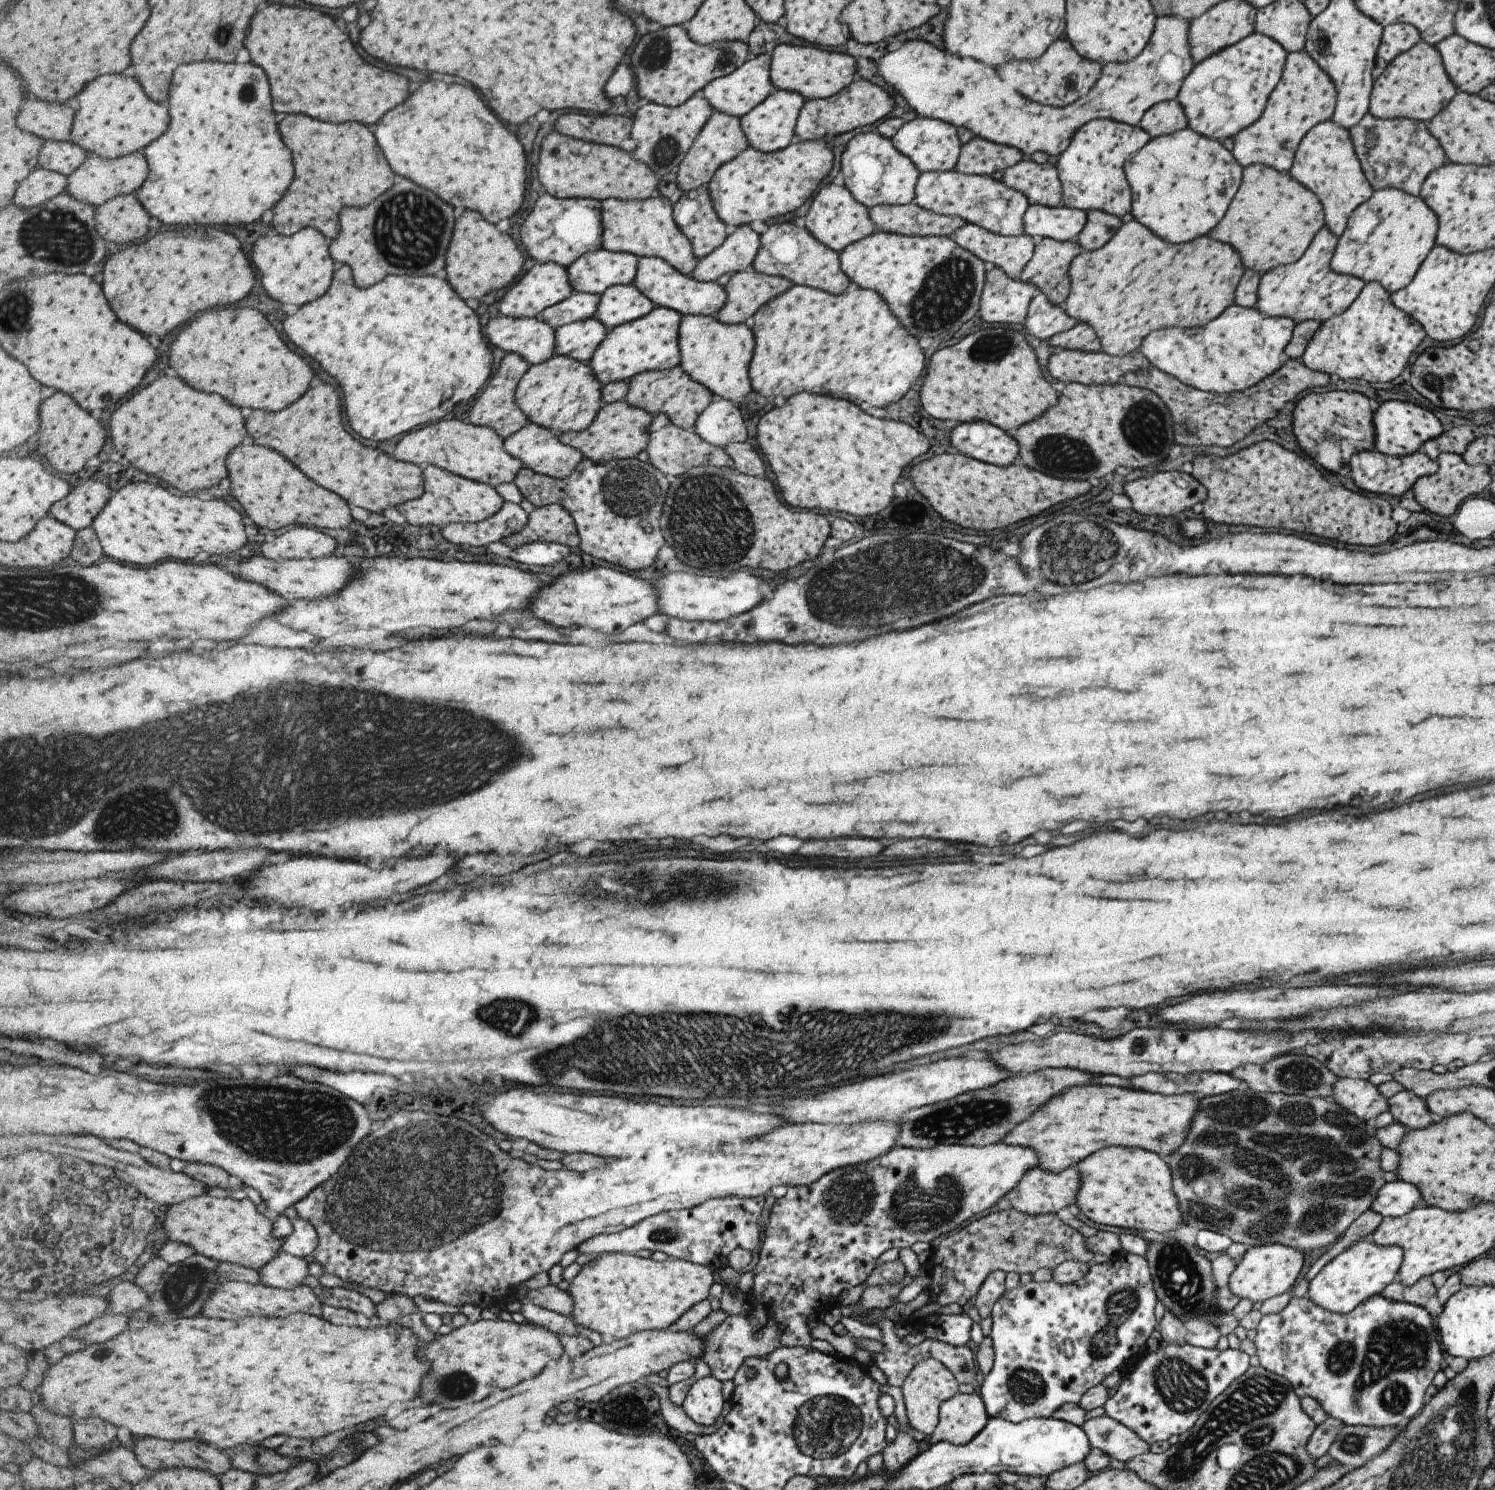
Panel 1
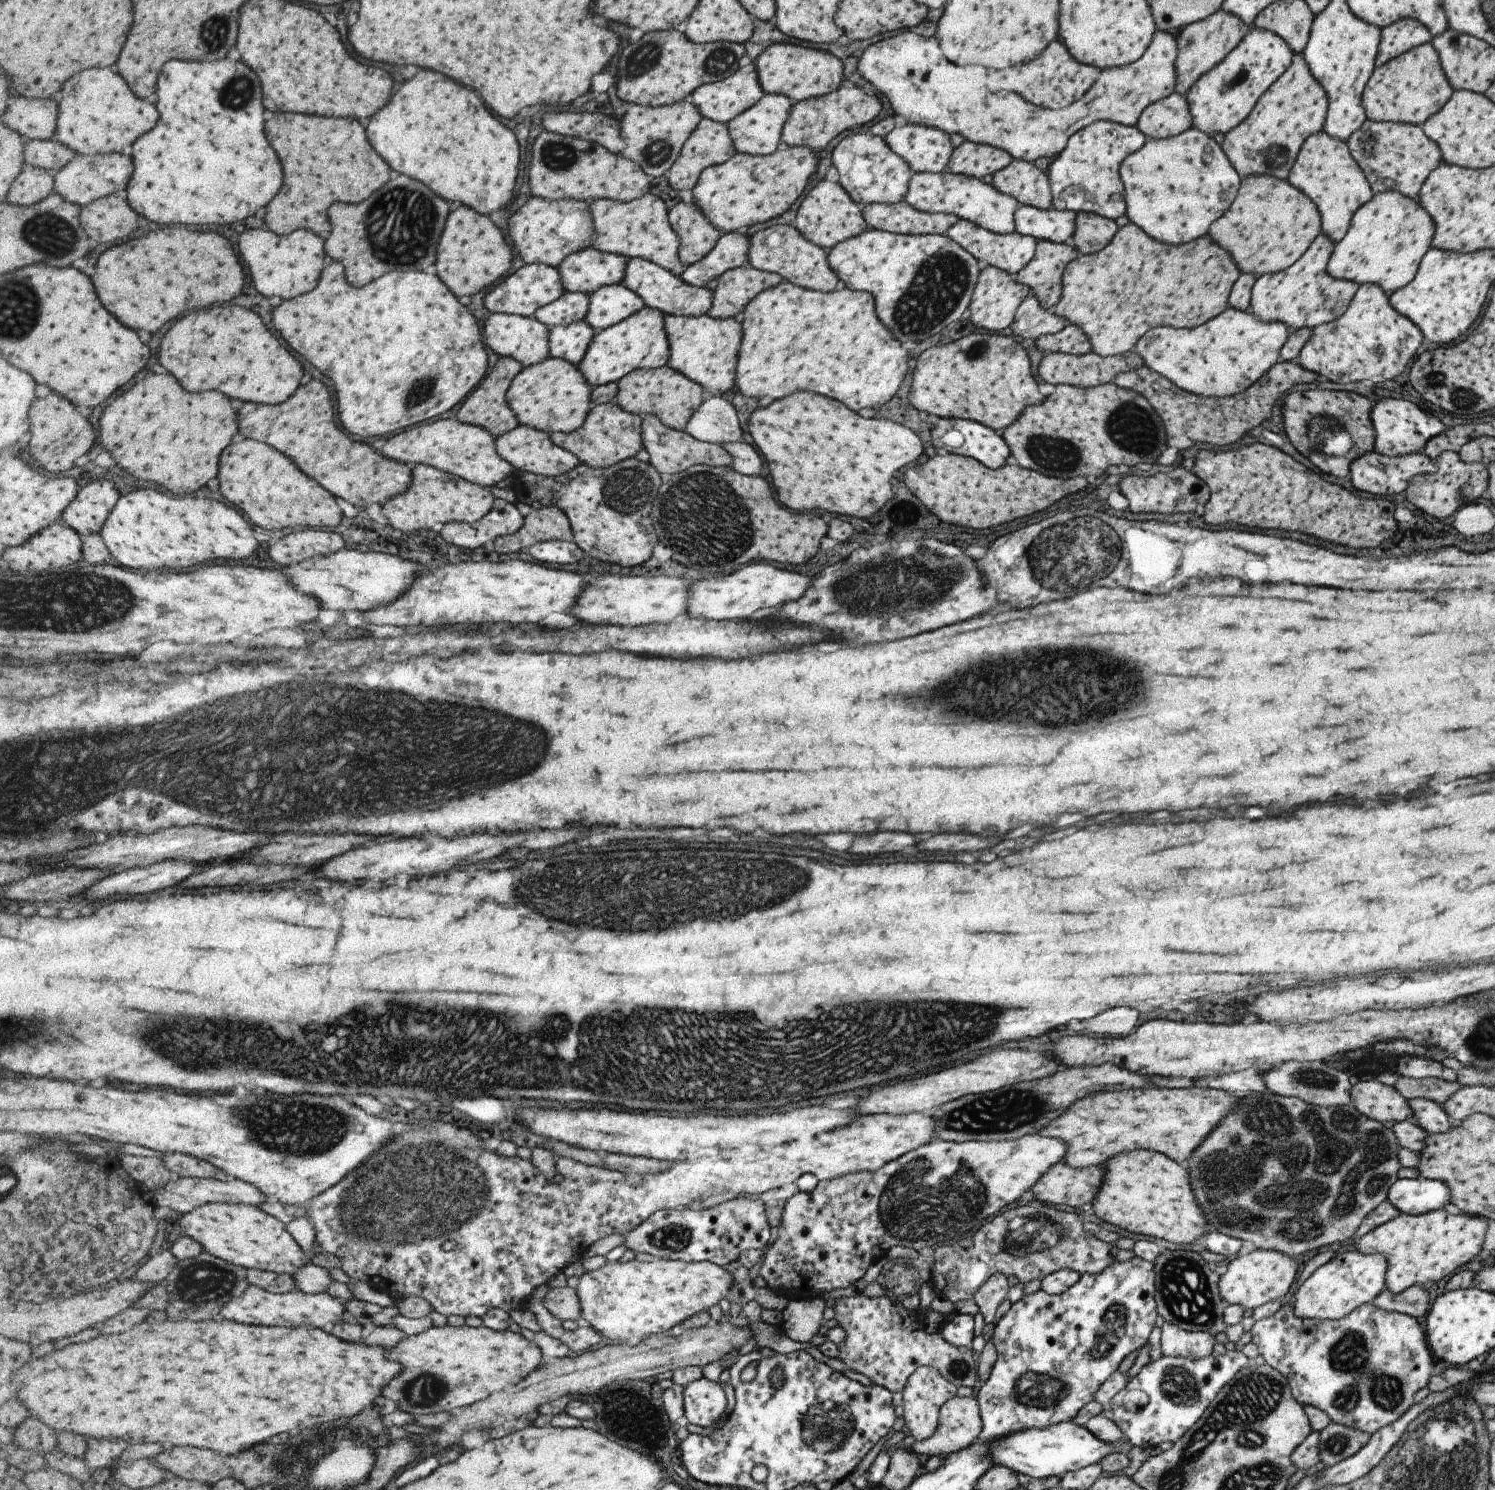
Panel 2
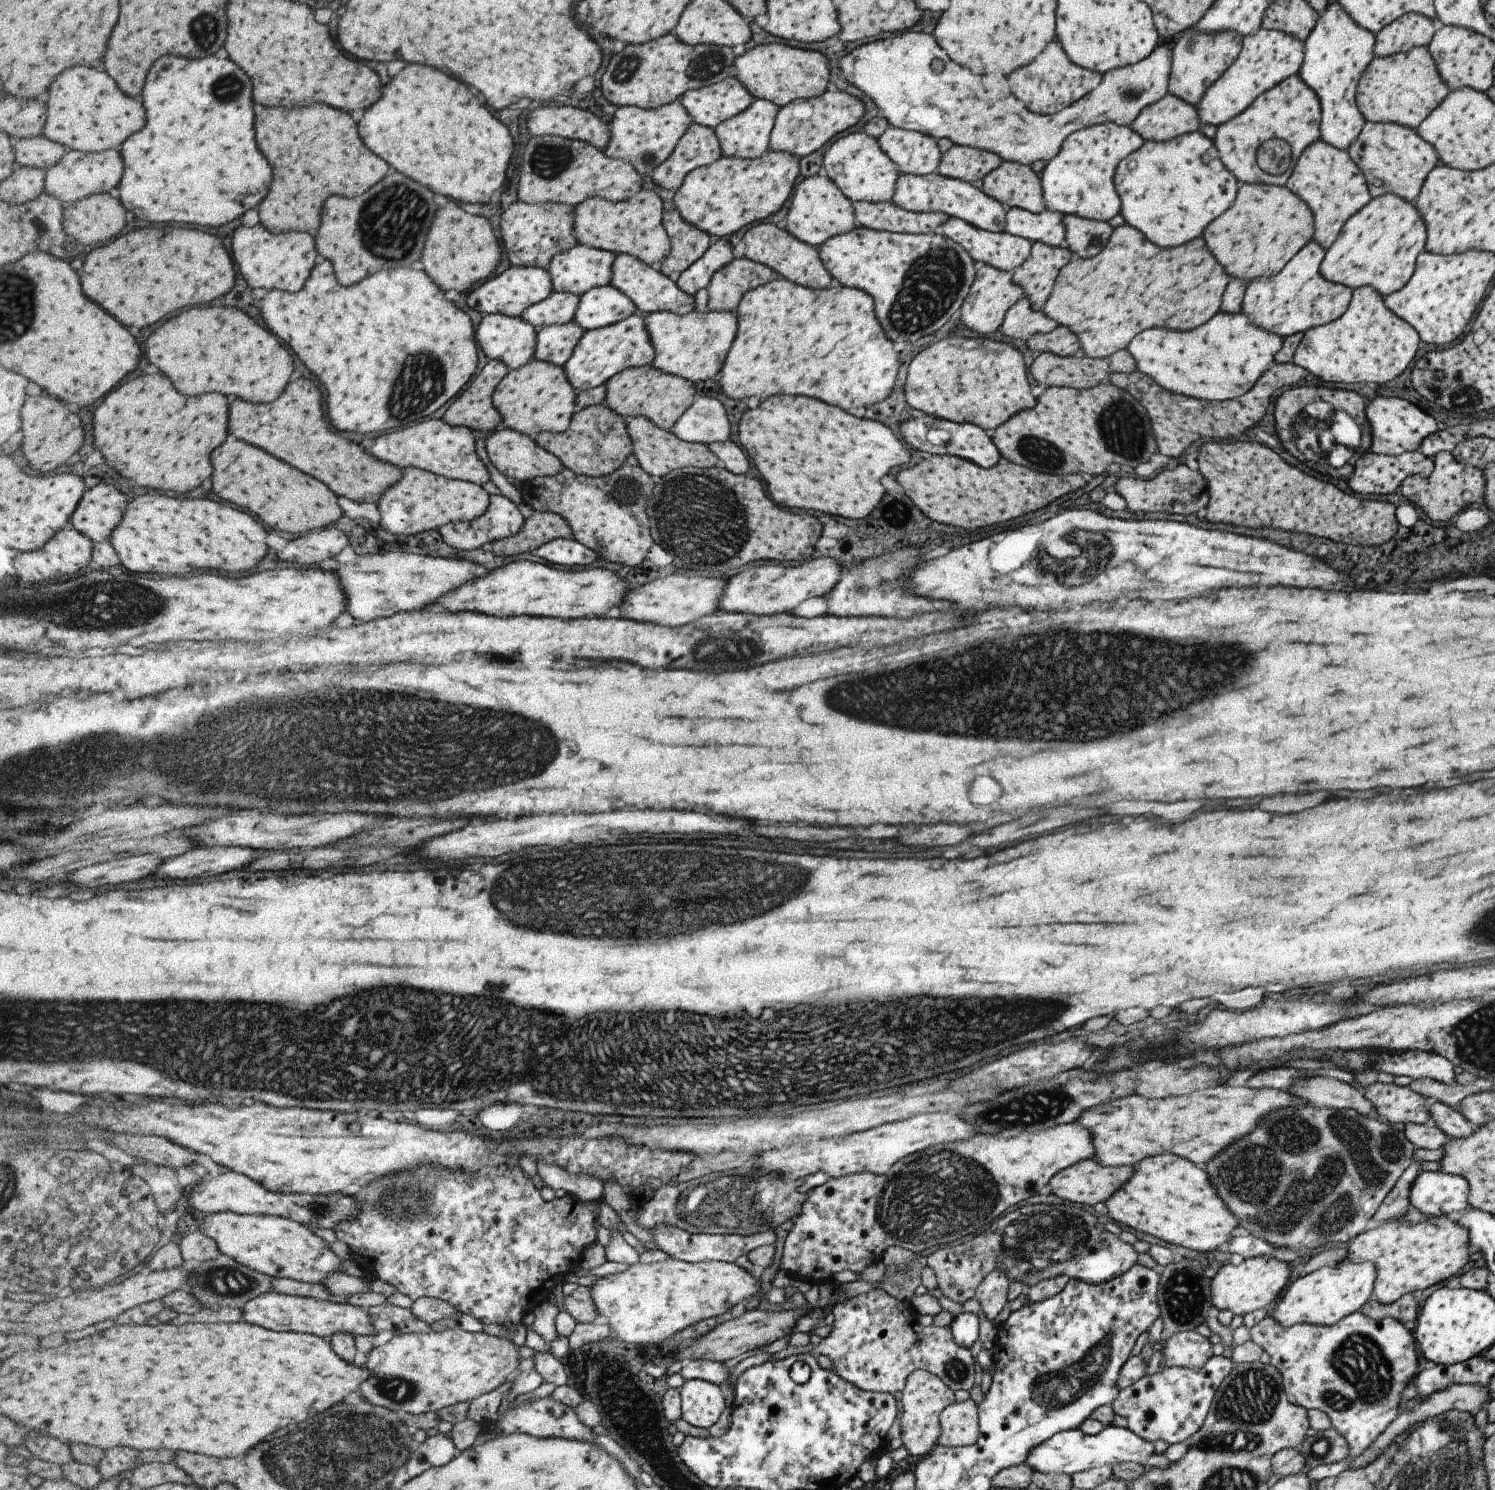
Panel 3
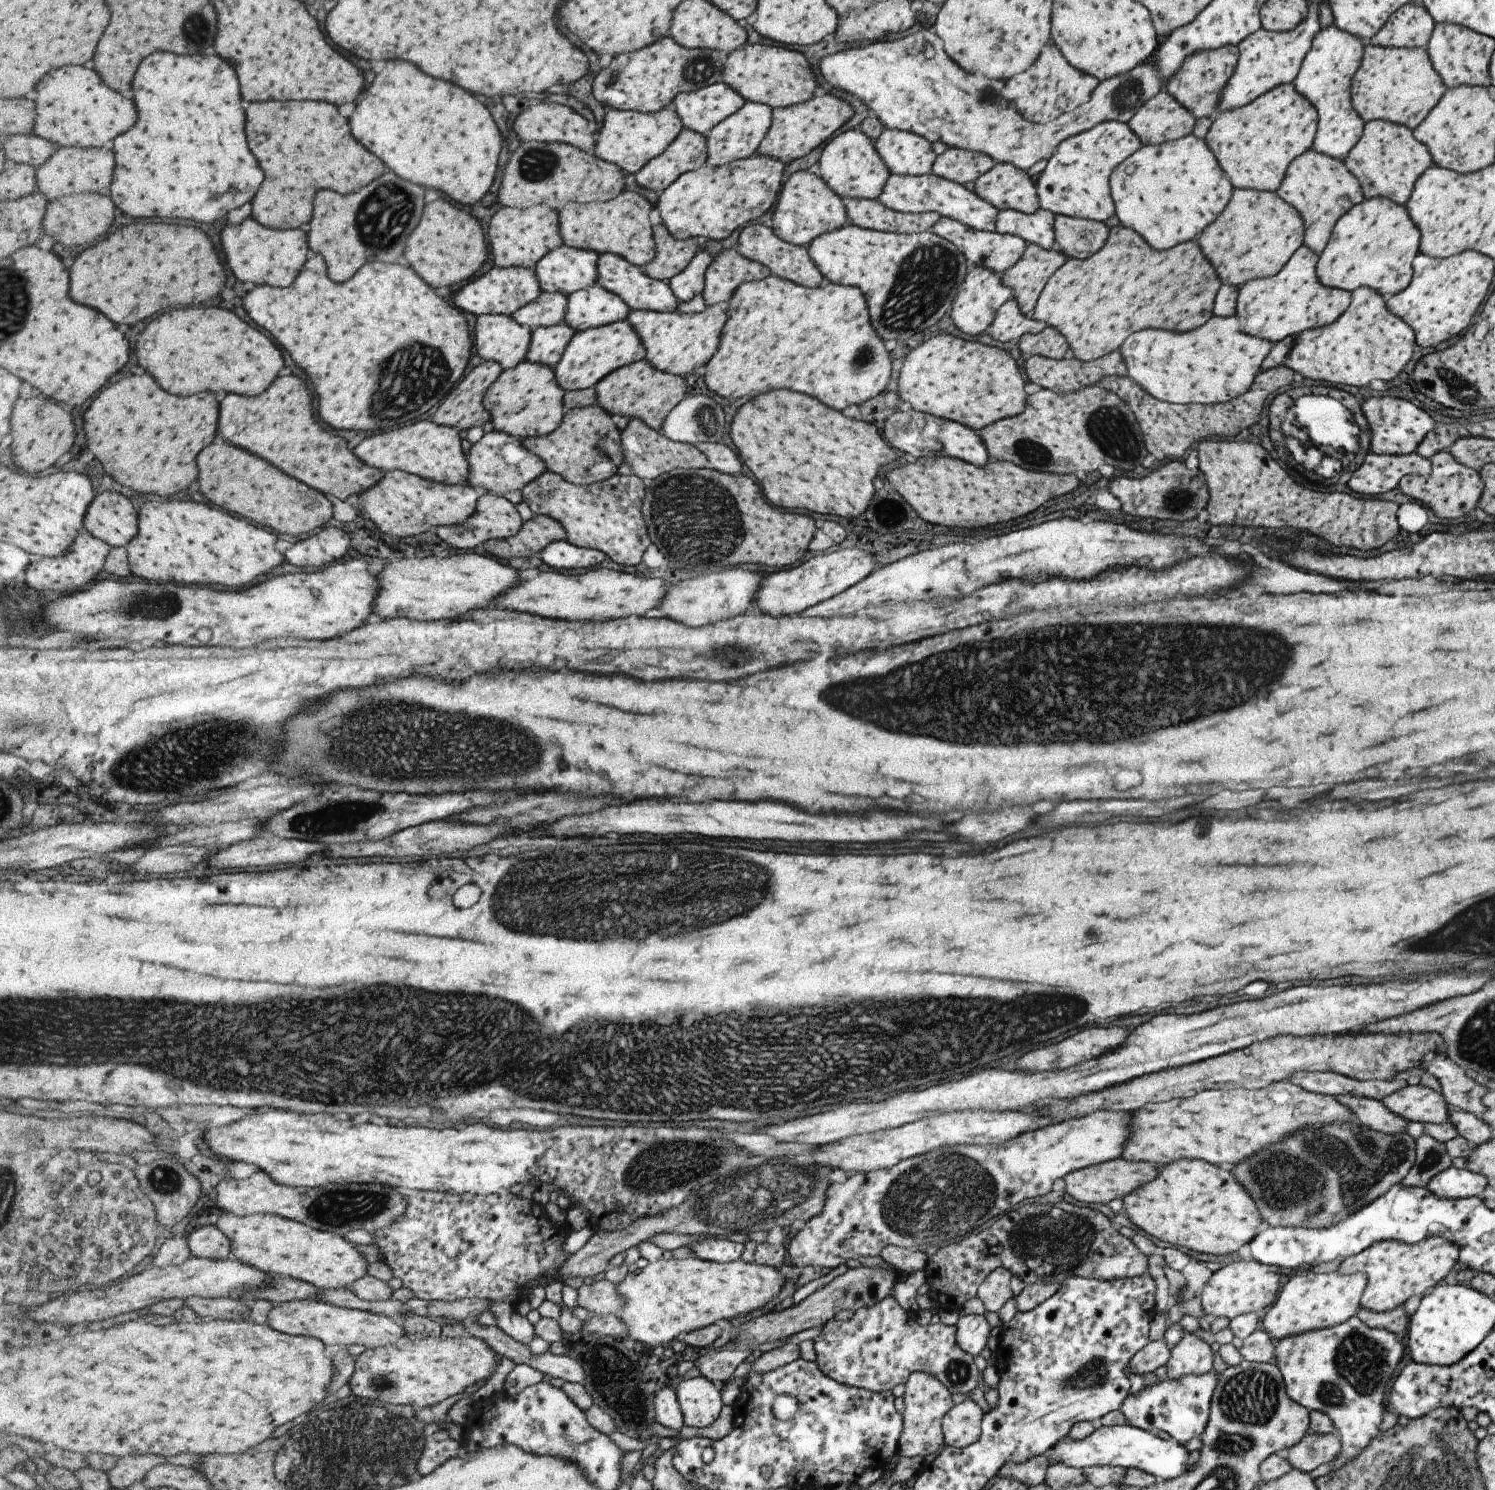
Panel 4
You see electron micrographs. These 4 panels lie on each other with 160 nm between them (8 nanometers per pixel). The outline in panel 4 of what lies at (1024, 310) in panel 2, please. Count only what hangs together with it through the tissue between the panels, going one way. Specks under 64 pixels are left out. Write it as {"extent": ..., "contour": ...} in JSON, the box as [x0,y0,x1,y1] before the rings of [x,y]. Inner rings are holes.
{"extent":[985,298,1047,342],"contour":[[[1011,298],[1003,303],[995,313],[995,318],[985,332],[999,342],[1017,340],[1026,334],[1037,334],[1047,325],[1029,315],[1024,315],[1019,309],[1016,300]]]}

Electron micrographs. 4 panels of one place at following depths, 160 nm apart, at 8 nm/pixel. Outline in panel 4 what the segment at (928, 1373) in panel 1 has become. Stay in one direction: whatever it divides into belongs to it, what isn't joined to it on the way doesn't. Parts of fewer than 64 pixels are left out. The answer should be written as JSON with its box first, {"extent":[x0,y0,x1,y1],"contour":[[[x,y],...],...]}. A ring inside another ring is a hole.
{"extent":[896,1372,953,1457],"contour":[[[912,1372],[905,1381],[903,1398],[902,1427],[900,1428],[896,1454],[899,1457],[923,1457],[935,1454],[941,1445],[941,1417],[953,1406],[951,1393],[935,1377],[927,1373]]]}

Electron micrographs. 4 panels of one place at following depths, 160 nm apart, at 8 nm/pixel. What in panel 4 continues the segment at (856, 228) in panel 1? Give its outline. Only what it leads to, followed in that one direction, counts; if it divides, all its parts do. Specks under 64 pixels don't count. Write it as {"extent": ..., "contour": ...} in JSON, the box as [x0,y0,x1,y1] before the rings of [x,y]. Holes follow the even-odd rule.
{"extent":[771,171,849,247],"contour":[[[795,171],[789,175],[779,195],[779,204],[775,204],[772,220],[771,228],[779,238],[804,247],[819,235],[841,228],[849,222],[844,200],[829,189],[821,177],[807,171]]]}

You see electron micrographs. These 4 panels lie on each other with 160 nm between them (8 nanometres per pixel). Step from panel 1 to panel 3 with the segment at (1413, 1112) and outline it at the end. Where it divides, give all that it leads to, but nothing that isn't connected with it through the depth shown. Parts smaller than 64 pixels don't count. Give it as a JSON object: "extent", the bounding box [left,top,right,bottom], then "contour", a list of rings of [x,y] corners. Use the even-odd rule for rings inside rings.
{"extent":[1428,1101,1474,1139],"contour":[[[1434,1101],[1428,1106],[1429,1122],[1437,1127],[1445,1136],[1458,1139],[1470,1135],[1474,1128],[1457,1110],[1446,1104]]]}

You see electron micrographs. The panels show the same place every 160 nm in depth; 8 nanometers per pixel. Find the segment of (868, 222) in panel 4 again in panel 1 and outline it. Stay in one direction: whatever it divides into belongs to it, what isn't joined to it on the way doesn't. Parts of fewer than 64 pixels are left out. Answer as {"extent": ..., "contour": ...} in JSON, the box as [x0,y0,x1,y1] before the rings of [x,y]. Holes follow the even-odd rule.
{"extent":[868,203,964,237],"contour":[[[914,203],[904,206],[877,205],[868,209],[868,216],[875,230],[905,236],[951,237],[964,224],[958,217],[937,215]]]}

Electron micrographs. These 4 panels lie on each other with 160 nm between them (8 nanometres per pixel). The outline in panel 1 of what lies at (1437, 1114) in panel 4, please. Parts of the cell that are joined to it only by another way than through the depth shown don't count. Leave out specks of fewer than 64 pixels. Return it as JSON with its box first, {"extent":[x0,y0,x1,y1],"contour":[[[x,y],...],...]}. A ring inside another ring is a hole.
{"extent":[1329,1077,1389,1123],"contour":[[[1343,1077],[1335,1080],[1331,1088],[1333,1098],[1329,1100],[1339,1104],[1359,1120],[1371,1123],[1378,1114],[1389,1110],[1387,1098],[1381,1096],[1376,1086],[1367,1080]]]}

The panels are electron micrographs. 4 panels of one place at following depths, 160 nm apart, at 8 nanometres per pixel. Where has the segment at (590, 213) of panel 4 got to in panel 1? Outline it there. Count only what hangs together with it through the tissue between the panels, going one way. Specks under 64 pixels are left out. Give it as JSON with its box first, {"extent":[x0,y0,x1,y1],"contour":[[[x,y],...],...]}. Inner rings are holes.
{"extent":[603,194,700,275],"contour":[[[654,194],[646,200],[619,200],[608,199],[603,201],[603,223],[604,223],[604,249],[611,251],[631,253],[641,257],[660,257],[667,260],[673,268],[678,269],[684,275],[692,275],[699,265],[700,259],[695,256],[691,240],[679,229],[674,220],[674,205],[669,198]]]}

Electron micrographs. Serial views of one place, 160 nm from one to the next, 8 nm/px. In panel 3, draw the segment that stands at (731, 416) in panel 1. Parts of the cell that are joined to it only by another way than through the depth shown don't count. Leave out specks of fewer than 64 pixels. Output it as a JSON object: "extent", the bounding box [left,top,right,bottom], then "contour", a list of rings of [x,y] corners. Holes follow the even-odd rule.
{"extent":[673,395,731,443],"contour":[[[713,395],[696,397],[691,408],[678,420],[673,432],[690,443],[726,443],[731,422],[725,406]]]}

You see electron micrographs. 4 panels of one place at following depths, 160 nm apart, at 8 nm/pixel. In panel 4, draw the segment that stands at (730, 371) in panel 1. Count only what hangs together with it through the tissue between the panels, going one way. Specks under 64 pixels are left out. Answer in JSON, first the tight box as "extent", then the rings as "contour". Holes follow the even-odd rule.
{"extent":[629,305,727,376],"contour":[[[725,305],[707,306],[700,313],[659,312],[632,310],[629,319],[636,328],[647,349],[647,360],[659,370],[685,376],[702,372],[703,366],[718,352],[721,346],[721,332],[727,322]]]}

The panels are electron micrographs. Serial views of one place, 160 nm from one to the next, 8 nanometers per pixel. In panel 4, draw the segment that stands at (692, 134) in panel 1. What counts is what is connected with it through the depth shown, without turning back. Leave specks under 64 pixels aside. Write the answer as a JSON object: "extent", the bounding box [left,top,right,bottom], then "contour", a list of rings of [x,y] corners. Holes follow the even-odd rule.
{"extent":[593,104,685,175],"contour":[[[673,104],[654,113],[612,108],[598,130],[598,143],[593,153],[635,175],[655,157],[662,155],[682,134],[684,128],[685,124]]]}

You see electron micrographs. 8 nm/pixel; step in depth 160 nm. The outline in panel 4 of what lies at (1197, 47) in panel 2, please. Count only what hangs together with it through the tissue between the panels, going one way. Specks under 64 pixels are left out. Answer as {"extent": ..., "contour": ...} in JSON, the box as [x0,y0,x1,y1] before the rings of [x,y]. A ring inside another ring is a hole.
{"extent":[1163,44,1238,119],"contour":[[[1226,44],[1216,49],[1207,49],[1188,54],[1179,68],[1163,86],[1179,105],[1183,105],[1196,119],[1201,116],[1212,118],[1216,113],[1218,96],[1231,76],[1238,59],[1237,45]]]}

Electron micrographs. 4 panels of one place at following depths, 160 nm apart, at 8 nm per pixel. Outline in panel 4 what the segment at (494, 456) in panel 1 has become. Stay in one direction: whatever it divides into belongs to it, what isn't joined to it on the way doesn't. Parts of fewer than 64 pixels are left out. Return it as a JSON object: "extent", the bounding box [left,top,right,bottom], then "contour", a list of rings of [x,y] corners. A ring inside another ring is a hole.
{"extent":[355,420,470,485],"contour":[[[421,420],[410,426],[395,428],[391,432],[375,434],[363,440],[355,452],[367,464],[375,464],[386,471],[401,469],[435,482],[458,485],[467,484],[470,480],[470,462],[461,448],[459,429],[437,424],[433,420]]]}

